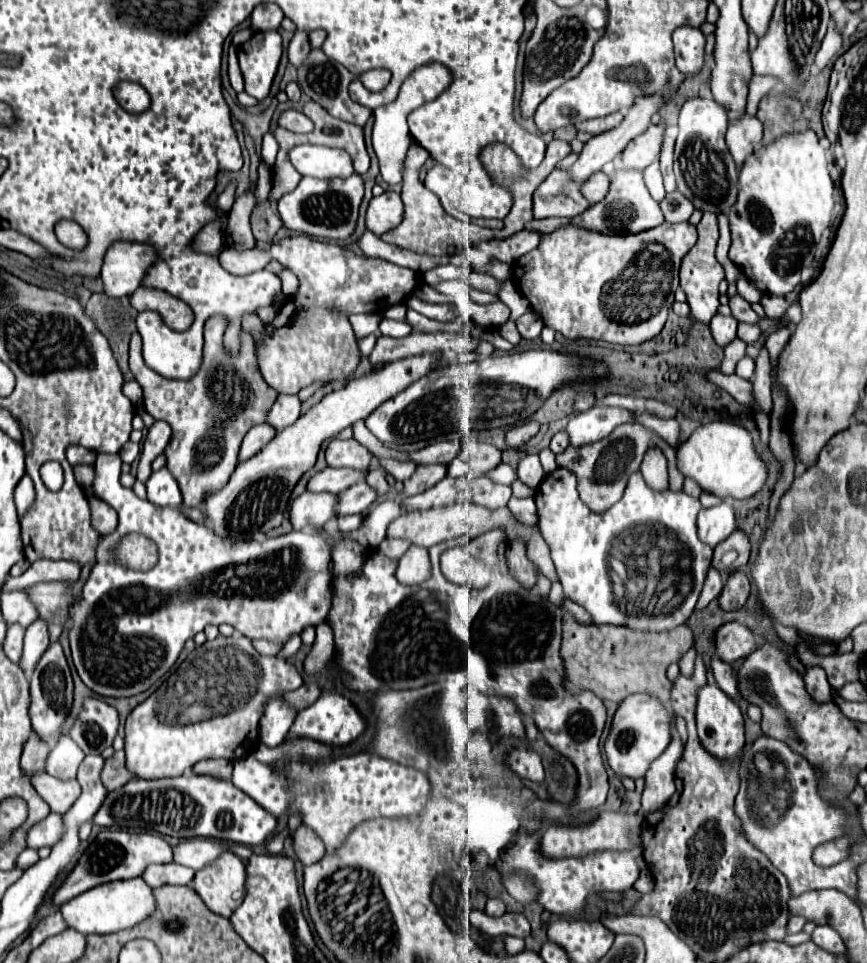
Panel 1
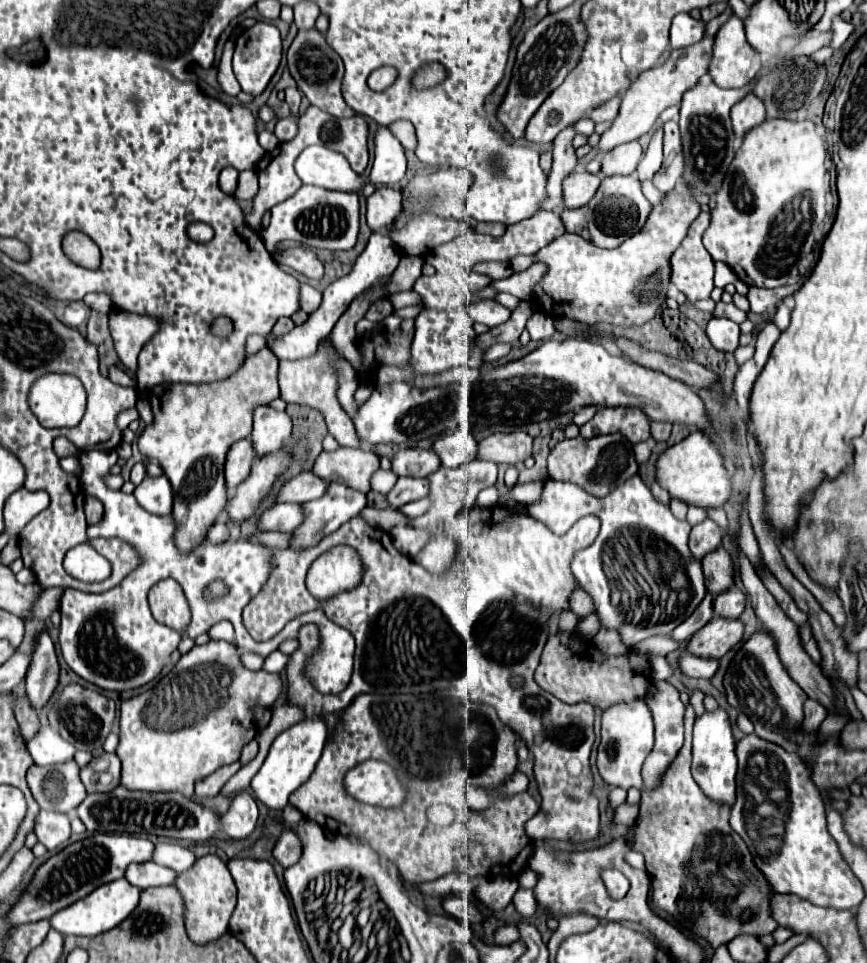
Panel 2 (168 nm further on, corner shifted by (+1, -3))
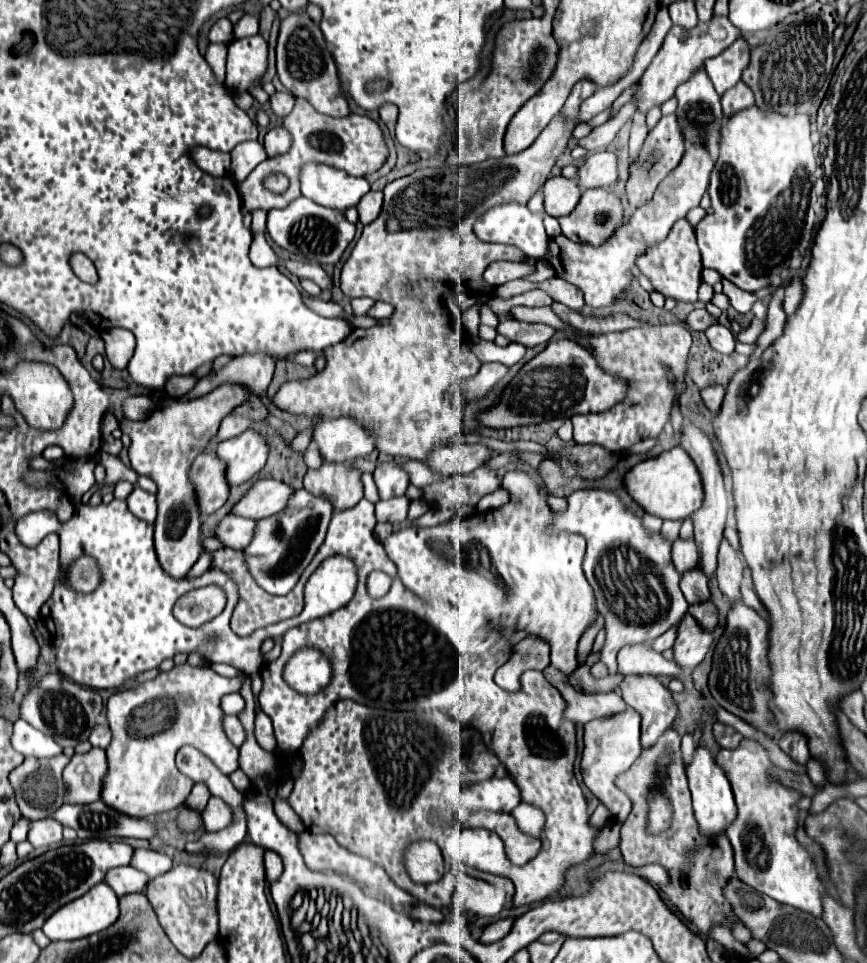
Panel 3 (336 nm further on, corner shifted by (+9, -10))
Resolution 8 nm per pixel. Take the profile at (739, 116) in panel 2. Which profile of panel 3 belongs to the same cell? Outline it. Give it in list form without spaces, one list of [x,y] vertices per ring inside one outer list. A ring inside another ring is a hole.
[[[740,80],[734,88],[726,90],[722,94],[722,110],[724,110],[724,116],[732,116],[734,112],[738,110],[744,110],[744,108],[750,108],[754,106],[754,96],[750,92],[750,88]]]

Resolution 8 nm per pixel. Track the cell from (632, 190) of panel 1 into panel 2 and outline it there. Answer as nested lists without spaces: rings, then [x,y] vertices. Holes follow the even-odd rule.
[[[616,175],[616,177],[602,179],[598,193],[588,205],[578,209],[564,209],[560,217],[568,233],[578,233],[580,237],[586,237],[598,247],[612,249],[642,229],[642,225],[646,223],[646,217],[650,215],[650,209],[652,205],[644,197],[640,189],[640,181],[632,175],[626,175],[626,177]]]

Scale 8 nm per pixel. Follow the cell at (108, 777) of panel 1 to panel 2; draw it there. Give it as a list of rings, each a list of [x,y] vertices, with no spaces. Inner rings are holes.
[[[104,753],[98,759],[92,759],[82,771],[80,771],[82,783],[86,789],[108,793],[110,789],[116,789],[120,785],[120,759],[116,755]]]

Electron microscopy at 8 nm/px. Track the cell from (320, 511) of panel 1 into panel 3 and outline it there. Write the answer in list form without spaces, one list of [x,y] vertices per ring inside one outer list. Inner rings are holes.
[[[224,516],[220,520],[220,524],[216,526],[216,538],[220,540],[222,546],[226,548],[234,548],[234,550],[242,550],[254,534],[254,520],[248,518],[240,518],[240,516]]]

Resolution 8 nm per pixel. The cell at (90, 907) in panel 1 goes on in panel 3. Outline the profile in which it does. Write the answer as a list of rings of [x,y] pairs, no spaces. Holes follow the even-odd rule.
[[[102,882],[90,888],[90,892],[86,892],[78,900],[72,900],[70,904],[66,904],[66,908],[58,908],[58,912],[54,912],[50,920],[46,920],[46,924],[42,926],[42,932],[50,940],[78,940],[78,938],[86,938],[90,934],[102,932],[104,928],[114,924],[116,918],[118,918],[118,896],[112,892],[110,886]]]

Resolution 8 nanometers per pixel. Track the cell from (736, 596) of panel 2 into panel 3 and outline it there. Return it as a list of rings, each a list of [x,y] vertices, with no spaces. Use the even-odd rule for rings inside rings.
[[[702,602],[702,604],[694,604],[688,608],[688,612],[698,620],[698,624],[702,624],[702,628],[706,628],[708,632],[718,624],[718,616],[716,616],[716,608],[712,602]]]

